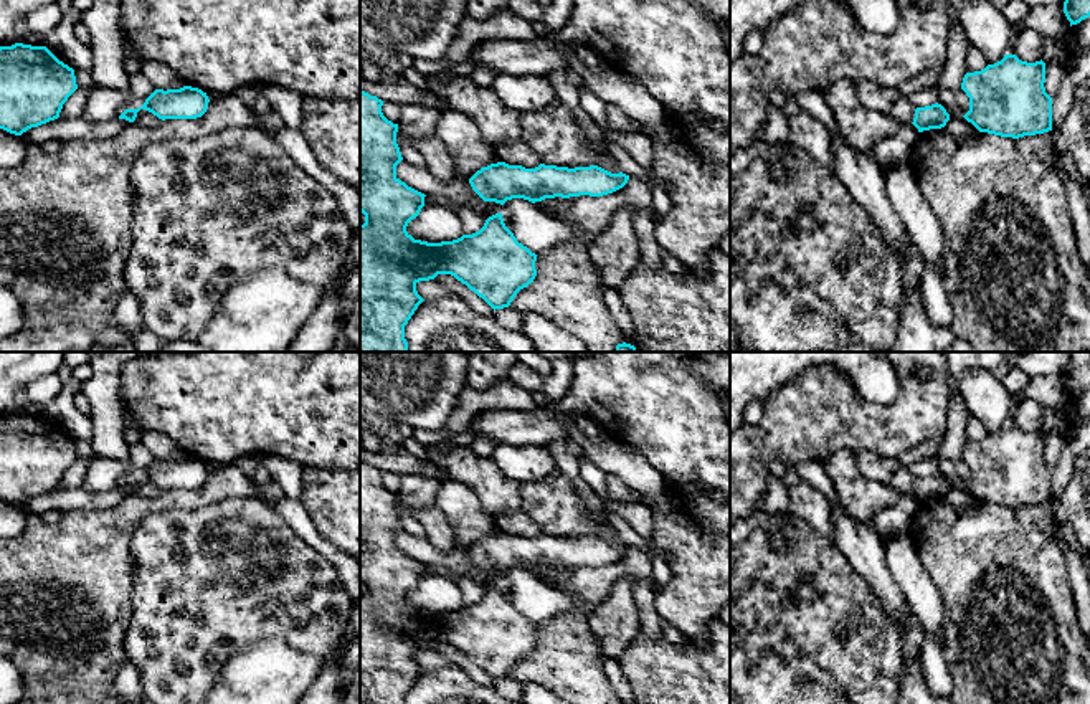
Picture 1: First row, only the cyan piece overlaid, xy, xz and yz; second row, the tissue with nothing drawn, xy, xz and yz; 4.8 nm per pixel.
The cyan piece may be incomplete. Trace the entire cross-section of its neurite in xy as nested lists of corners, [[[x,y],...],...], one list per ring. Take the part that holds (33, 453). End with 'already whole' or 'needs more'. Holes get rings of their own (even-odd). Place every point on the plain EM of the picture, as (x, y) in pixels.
[[[0,416],[0,499],[21,506],[58,489],[76,459],[74,440],[46,416]]]; already whole

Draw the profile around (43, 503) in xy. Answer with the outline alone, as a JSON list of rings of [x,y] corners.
[[[54,489],[21,504],[28,514],[45,514],[46,511],[104,511],[117,506],[129,496],[126,489],[84,491],[84,489]]]

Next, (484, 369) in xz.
[[[466,352],[466,360],[466,387],[487,390],[507,377],[519,357],[517,352]]]

